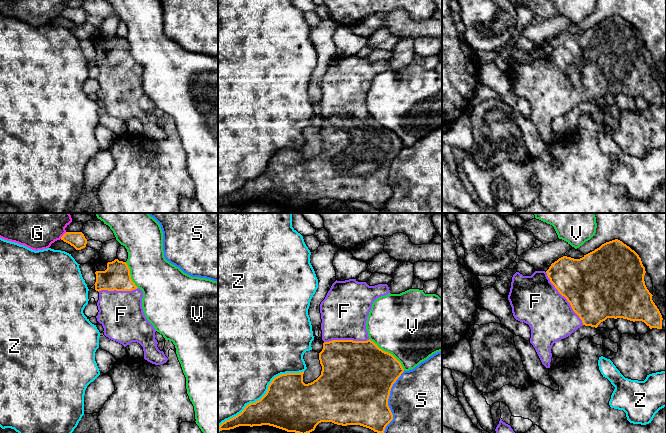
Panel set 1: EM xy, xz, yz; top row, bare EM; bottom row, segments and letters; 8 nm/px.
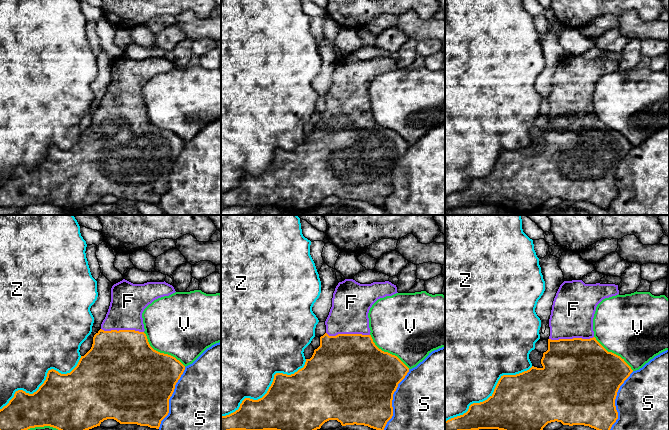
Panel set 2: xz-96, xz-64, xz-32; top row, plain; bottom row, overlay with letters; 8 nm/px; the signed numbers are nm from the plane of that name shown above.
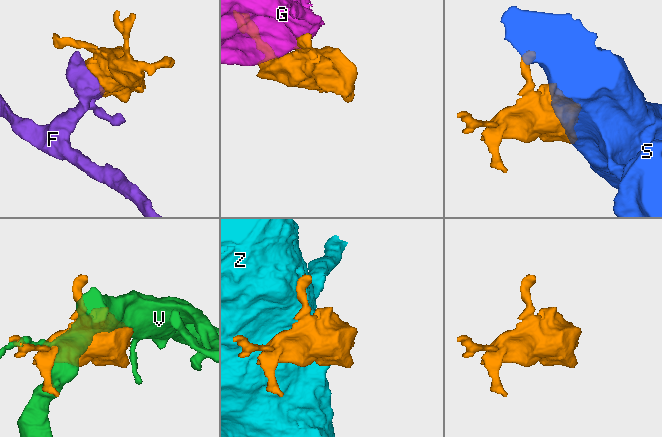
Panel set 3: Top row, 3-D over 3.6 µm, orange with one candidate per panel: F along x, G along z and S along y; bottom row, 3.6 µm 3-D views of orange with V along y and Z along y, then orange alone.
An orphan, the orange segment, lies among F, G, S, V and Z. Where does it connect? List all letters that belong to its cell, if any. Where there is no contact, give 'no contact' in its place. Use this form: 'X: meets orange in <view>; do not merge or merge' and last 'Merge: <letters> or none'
F: meets orange in yz; merge
G: meets orange in xy; do not merge
S: meets orange in xz; do not merge
V: meets orange in xz; do not merge
Z: meets orange in xz; do not merge
Merge: F

